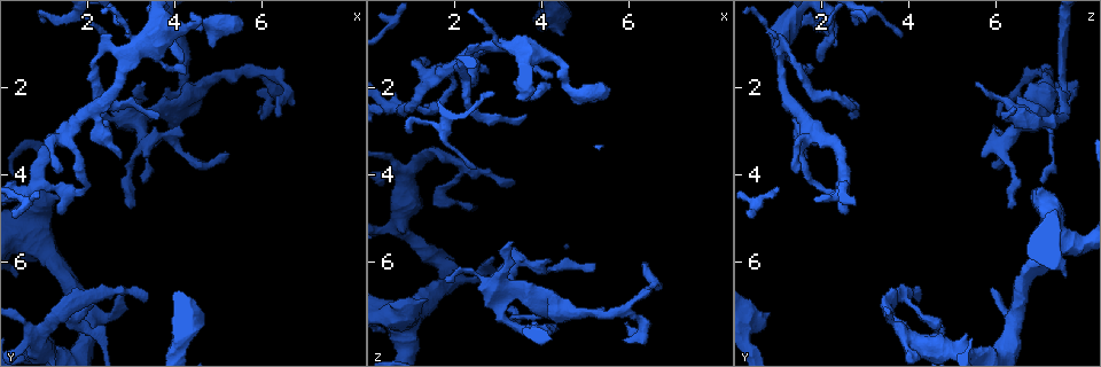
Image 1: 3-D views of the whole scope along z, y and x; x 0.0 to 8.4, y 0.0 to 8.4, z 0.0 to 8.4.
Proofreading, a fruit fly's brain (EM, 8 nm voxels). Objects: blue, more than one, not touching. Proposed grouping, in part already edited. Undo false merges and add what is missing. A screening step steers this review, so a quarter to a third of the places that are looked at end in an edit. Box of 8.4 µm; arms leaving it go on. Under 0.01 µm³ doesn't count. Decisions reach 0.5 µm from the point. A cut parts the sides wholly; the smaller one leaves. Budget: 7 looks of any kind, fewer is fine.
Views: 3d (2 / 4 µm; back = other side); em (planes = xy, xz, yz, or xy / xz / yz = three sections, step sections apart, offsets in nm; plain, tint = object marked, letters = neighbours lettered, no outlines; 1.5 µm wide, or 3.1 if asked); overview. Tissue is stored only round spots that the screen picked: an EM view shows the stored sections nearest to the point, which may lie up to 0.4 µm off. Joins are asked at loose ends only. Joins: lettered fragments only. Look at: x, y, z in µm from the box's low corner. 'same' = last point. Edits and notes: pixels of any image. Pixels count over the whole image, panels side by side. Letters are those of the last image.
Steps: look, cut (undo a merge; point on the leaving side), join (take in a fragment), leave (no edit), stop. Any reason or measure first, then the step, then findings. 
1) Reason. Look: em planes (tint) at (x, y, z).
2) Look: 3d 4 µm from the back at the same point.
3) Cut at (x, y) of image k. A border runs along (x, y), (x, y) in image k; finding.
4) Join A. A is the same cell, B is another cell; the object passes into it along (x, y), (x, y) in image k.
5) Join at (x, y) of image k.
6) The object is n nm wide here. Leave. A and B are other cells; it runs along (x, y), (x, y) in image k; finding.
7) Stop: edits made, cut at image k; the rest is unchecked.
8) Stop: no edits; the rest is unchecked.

Abrupt turn. Look: 3d 4 µm at (2.45, 1.05, 1.20).

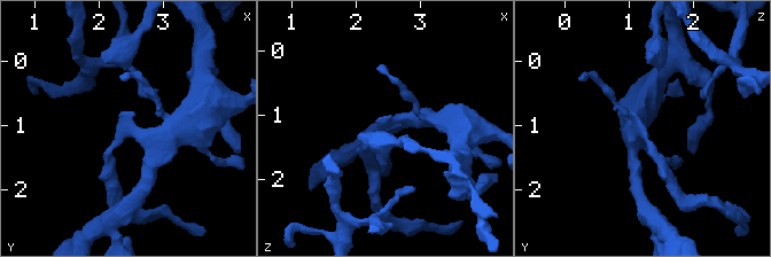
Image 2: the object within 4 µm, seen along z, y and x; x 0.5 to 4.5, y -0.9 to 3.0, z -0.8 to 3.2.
The arms are 160, 300 nm wide. Look: em planes (letters) at (2.45, 1.10, 1.15).

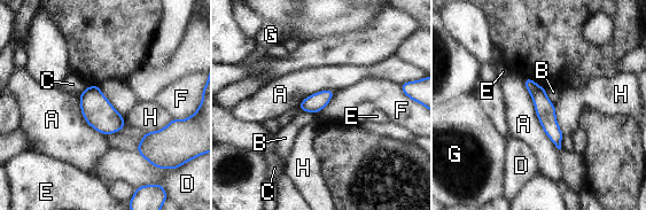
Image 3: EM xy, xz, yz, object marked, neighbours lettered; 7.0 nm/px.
The object is 140 nm wide here. Leave. A, B, C, D, E, F, G and H are other cells; a border runs along (523, 78), (538, 122), (558, 149) in image 3; one cell here.

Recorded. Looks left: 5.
Tapers out. Look: 3d 4 µm at (3.60, 2.70, 2.70).

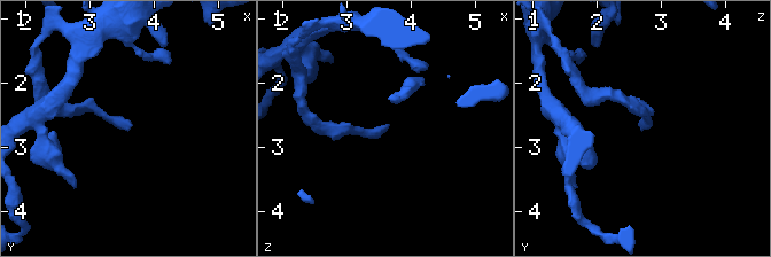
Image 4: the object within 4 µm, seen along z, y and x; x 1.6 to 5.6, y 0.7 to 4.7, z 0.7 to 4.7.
Shape alone is not enough. Look: em planes (plain) at (3.60, 2.75, 2.65).

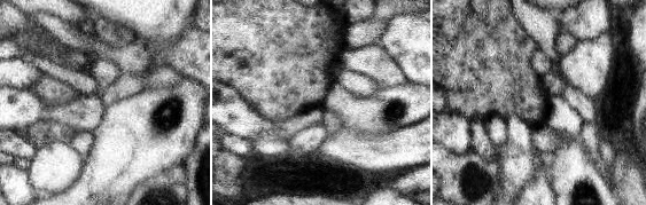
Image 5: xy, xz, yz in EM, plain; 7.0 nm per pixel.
Look: em planes (letters) at the same point.

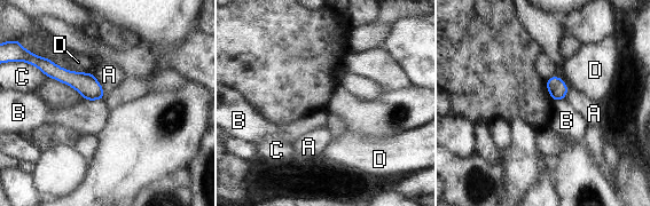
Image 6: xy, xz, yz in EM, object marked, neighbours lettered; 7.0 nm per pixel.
Leave. A, B, C and D are other cells; none of them fits.

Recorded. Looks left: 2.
An open end. Look: em xz step 8 (plain) at (1.80, 2.50, 6.40).

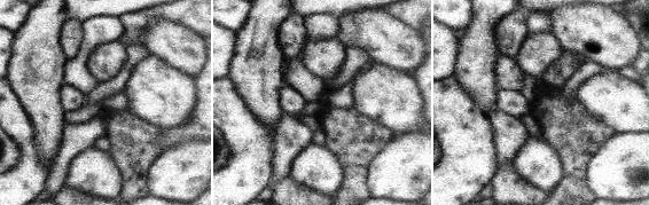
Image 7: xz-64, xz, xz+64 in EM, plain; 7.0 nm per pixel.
What lies round it. Look: em xz step 8 (letters) at the same point.

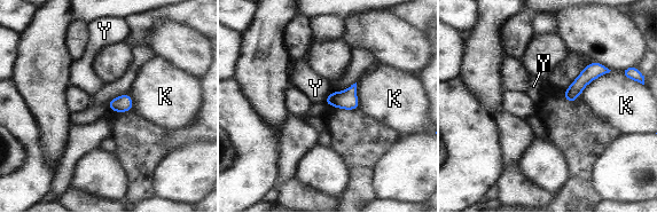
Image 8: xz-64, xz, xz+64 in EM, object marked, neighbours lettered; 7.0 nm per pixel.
Leave. K and Y are other cells; a border runs along (329, 93), (323, 102) in image 8; no lettered fragment goes on from it.

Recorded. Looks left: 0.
Stop: no edits; the rest is unchecked.

